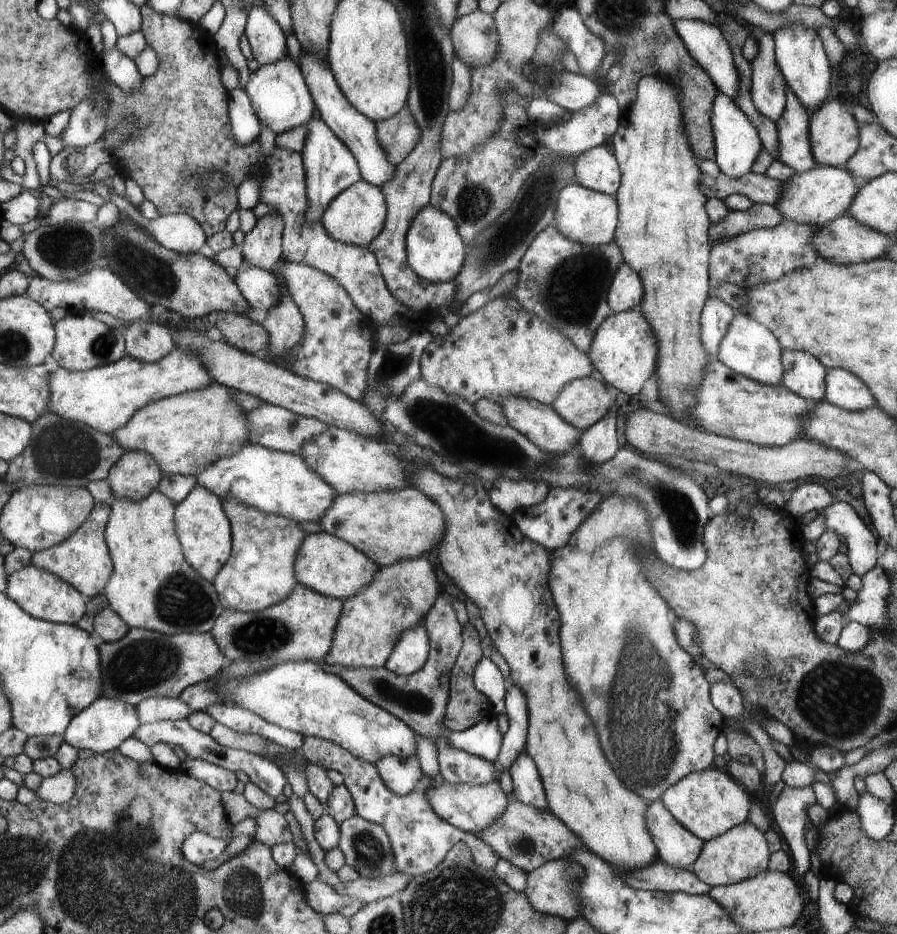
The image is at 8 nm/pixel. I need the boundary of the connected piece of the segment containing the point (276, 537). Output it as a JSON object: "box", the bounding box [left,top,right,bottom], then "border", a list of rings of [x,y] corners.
{"box":[214,499,306,612],"border":[[[221,499],[222,506],[228,502],[228,520],[232,531],[232,558],[214,578],[215,590],[224,609],[256,612],[274,606],[288,598],[299,584],[295,572],[295,560],[306,532],[300,530],[292,518],[268,514],[254,506],[246,506],[238,500]]]}

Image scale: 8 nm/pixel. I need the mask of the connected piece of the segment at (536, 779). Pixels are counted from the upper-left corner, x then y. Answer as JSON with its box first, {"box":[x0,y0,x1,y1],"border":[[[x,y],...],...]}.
{"box":[509,750,547,810],"border":[[[526,750],[520,752],[509,768],[513,790],[510,796],[522,804],[533,806],[535,810],[547,810],[547,791],[544,790],[543,778],[540,778],[539,767]]]}

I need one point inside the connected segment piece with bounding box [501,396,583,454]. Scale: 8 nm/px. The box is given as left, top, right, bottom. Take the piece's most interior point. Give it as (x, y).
(539, 422)

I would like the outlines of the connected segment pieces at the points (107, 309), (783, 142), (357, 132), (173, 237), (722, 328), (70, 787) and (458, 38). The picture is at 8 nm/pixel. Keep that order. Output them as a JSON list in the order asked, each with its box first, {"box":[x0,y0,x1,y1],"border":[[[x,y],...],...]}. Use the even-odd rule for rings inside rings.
[{"box":[27,263,151,322],"border":[[[106,263],[101,264],[88,274],[80,276],[78,280],[66,282],[53,281],[45,276],[31,277],[31,285],[27,294],[32,300],[37,300],[42,306],[48,307],[49,311],[56,308],[65,308],[69,313],[101,312],[115,316],[125,322],[134,322],[144,316],[151,308],[146,300],[142,300],[136,290],[116,274],[116,270]]]},{"box":[776,83,816,173],"border":[[[786,83],[787,103],[784,112],[776,120],[778,128],[778,158],[777,161],[790,166],[794,172],[801,173],[810,170],[816,164],[810,146],[808,134],[811,113],[800,102],[798,95]]]},{"box":[300,50,396,187],"border":[[[302,50],[300,57],[300,70],[304,75],[304,80],[308,85],[308,90],[312,95],[314,106],[320,114],[320,118],[331,127],[336,135],[355,153],[359,160],[359,168],[362,171],[363,180],[372,183],[374,186],[382,187],[390,178],[394,178],[396,166],[388,160],[388,154],[384,152],[384,147],[380,144],[378,127],[371,118],[366,118],[360,114],[355,106],[347,99],[343,89],[335,80],[328,60],[322,60],[316,52],[308,54]]]},{"box":[110,189,207,254],"border":[[[114,189],[110,190],[110,195],[111,202],[114,202],[136,224],[140,224],[146,232],[150,232],[154,240],[158,240],[168,250],[182,254],[194,254],[205,244],[207,236],[203,228],[189,214],[176,213],[146,220],[138,208],[117,195]]]},{"box":[700,298,735,356],"border":[[[709,298],[706,308],[702,312],[702,328],[700,338],[703,340],[704,348],[710,356],[717,356],[720,342],[728,332],[728,326],[735,318],[735,310],[722,302],[720,298]]]},{"box":[36,769,78,804],"border":[[[64,769],[60,774],[46,778],[36,792],[41,799],[48,802],[66,804],[78,792],[78,776],[72,772],[72,769]]]},{"box":[451,8,498,70],"border":[[[479,8],[454,22],[451,39],[455,55],[471,70],[490,64],[498,54],[498,30],[494,17]]]}]

